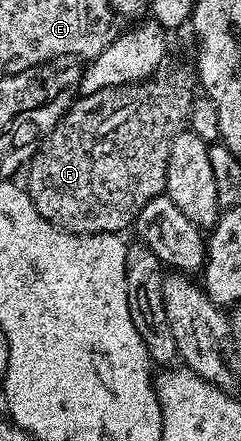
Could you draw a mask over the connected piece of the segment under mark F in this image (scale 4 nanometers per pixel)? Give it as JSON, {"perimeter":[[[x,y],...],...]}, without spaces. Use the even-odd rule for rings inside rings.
{"perimeter":[[[177,68],[174,72],[162,71],[160,74],[154,75],[152,79],[146,79],[140,83],[117,85],[114,88],[105,88],[93,93],[90,96],[81,96],[66,111],[65,115],[41,142],[33,159],[27,166],[27,182],[25,181],[25,189],[29,197],[35,202],[35,208],[39,210],[39,214],[45,220],[50,221],[57,228],[65,232],[75,233],[77,235],[93,235],[95,233],[122,233],[123,229],[132,227],[135,220],[143,210],[143,206],[149,200],[162,195],[166,186],[166,170],[169,165],[169,155],[171,154],[171,146],[173,139],[180,132],[186,131],[187,125],[190,123],[192,114],[193,101],[195,99],[195,76],[192,71],[189,72],[185,68]]]}

